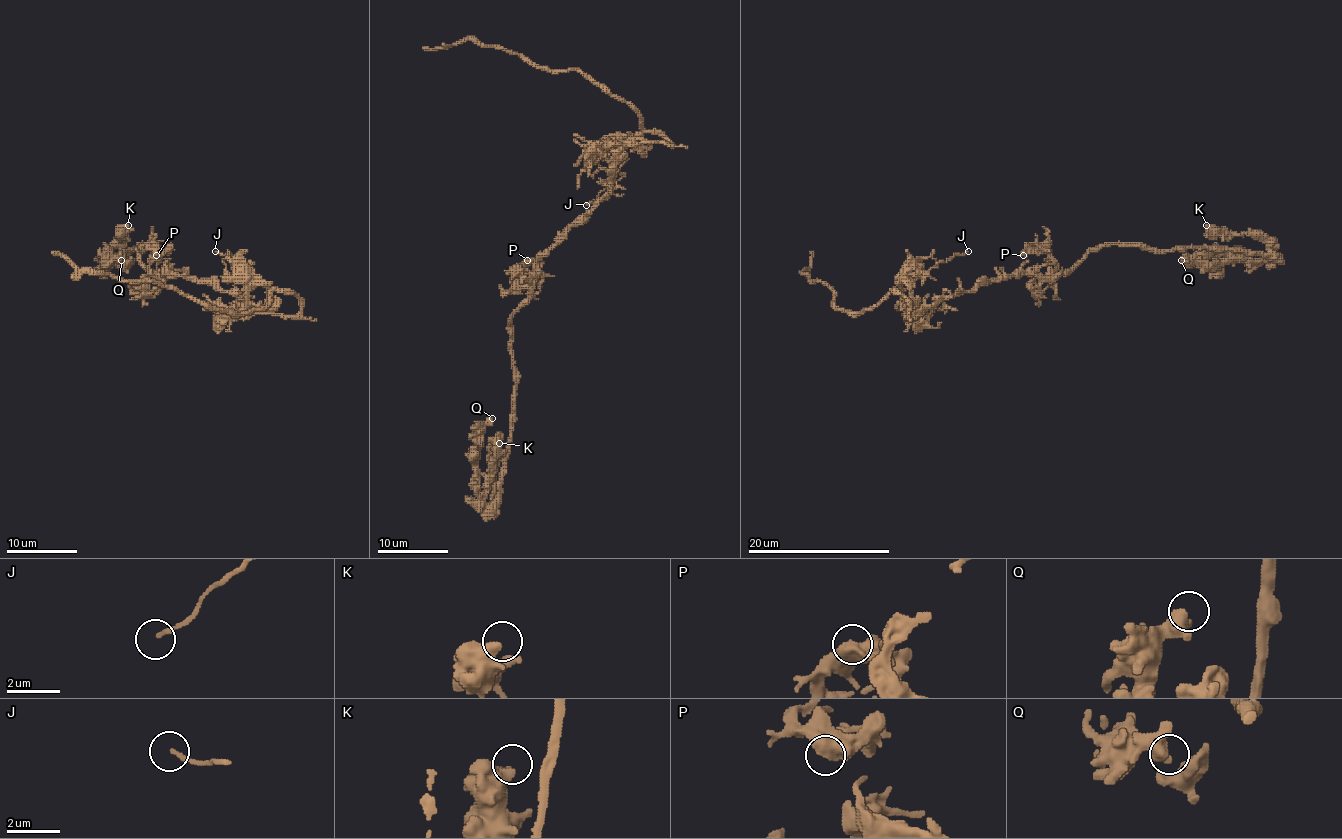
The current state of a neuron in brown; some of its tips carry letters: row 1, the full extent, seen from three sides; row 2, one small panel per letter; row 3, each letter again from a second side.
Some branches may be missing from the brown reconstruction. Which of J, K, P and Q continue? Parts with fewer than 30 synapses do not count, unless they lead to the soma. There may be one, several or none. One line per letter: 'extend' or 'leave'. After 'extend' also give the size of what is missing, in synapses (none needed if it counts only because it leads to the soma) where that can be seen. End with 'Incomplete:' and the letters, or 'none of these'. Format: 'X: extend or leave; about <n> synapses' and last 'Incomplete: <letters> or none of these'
J: leave
K: leave
P: leave
Q: leave
Incomplete: none of these

